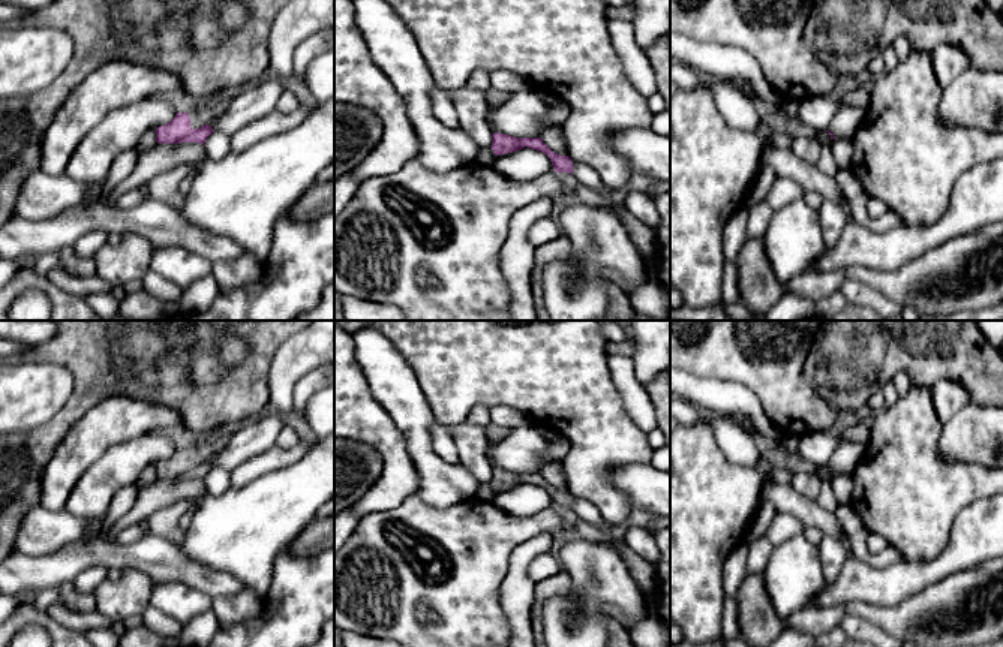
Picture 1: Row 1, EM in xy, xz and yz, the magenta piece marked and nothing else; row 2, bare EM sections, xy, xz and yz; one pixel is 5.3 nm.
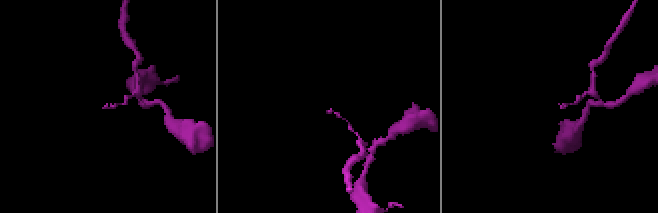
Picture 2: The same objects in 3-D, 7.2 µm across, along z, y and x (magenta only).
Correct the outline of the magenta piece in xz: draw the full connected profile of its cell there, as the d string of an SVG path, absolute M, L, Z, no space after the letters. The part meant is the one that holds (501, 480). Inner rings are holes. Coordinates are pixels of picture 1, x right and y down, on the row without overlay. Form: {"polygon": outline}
{"polygon": "M498 467L492 469L490 484L495 491L513 488L525 482L544 488L550 494L555 508L568 508L573 511L571 494L568 491L561 491L558 488L553 488L543 478L541 473L514 473Z"}

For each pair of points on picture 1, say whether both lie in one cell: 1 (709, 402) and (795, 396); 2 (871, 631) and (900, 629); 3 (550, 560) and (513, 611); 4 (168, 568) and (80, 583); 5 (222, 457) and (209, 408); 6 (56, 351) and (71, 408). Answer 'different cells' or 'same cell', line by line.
1: different cells
2: different cells
3: different cells
4: different cells
5: different cells
6: same cell

